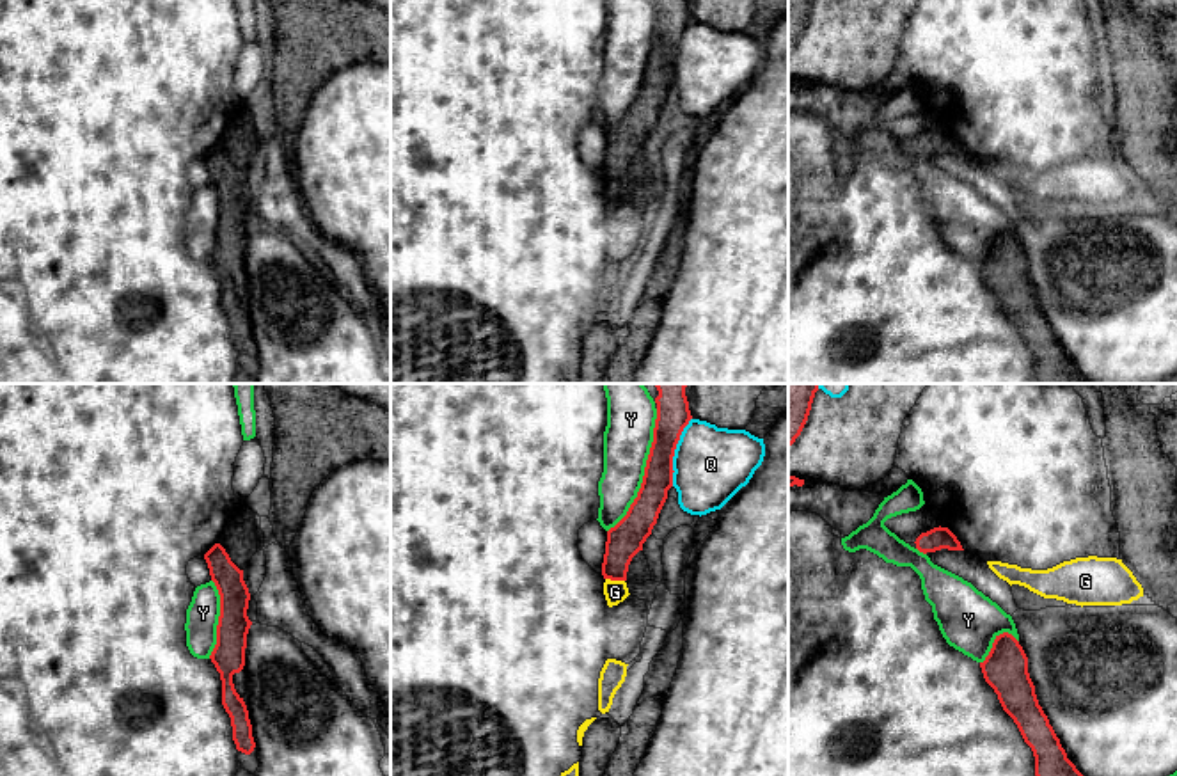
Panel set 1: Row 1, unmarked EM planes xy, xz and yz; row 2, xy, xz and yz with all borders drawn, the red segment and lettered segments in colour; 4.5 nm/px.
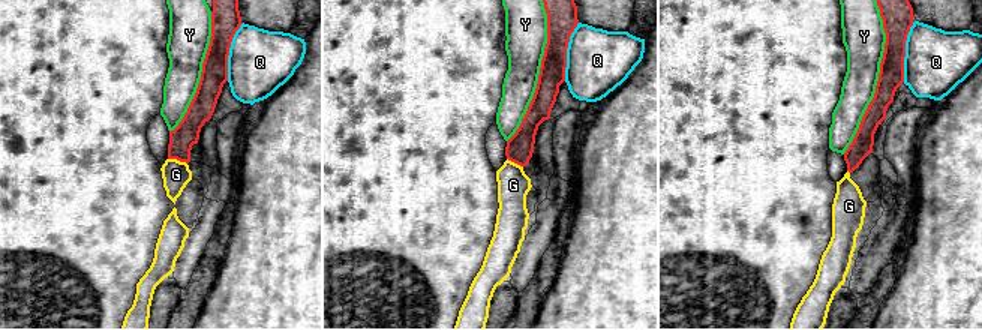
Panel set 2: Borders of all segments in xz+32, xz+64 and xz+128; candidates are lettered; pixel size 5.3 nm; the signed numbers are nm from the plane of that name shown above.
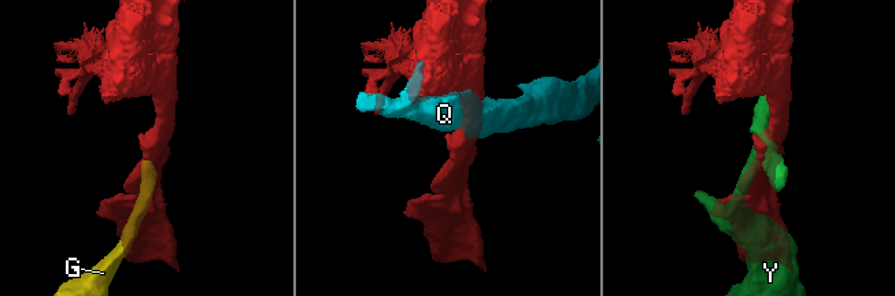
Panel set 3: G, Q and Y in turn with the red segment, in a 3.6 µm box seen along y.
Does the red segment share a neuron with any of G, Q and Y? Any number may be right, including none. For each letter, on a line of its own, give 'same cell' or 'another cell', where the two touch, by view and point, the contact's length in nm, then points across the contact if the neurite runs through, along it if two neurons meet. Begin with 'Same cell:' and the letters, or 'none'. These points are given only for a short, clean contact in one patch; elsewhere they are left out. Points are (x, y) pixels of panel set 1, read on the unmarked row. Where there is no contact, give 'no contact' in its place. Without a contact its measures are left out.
Same cell: none
G: another cell | xz (615, 182) | 90 nm | along xz (606, 180), (624, 183)
Q: another cell | xz (673, 54) | 320 nm
Y: another cell | xz (645, 73) | 600 nm

